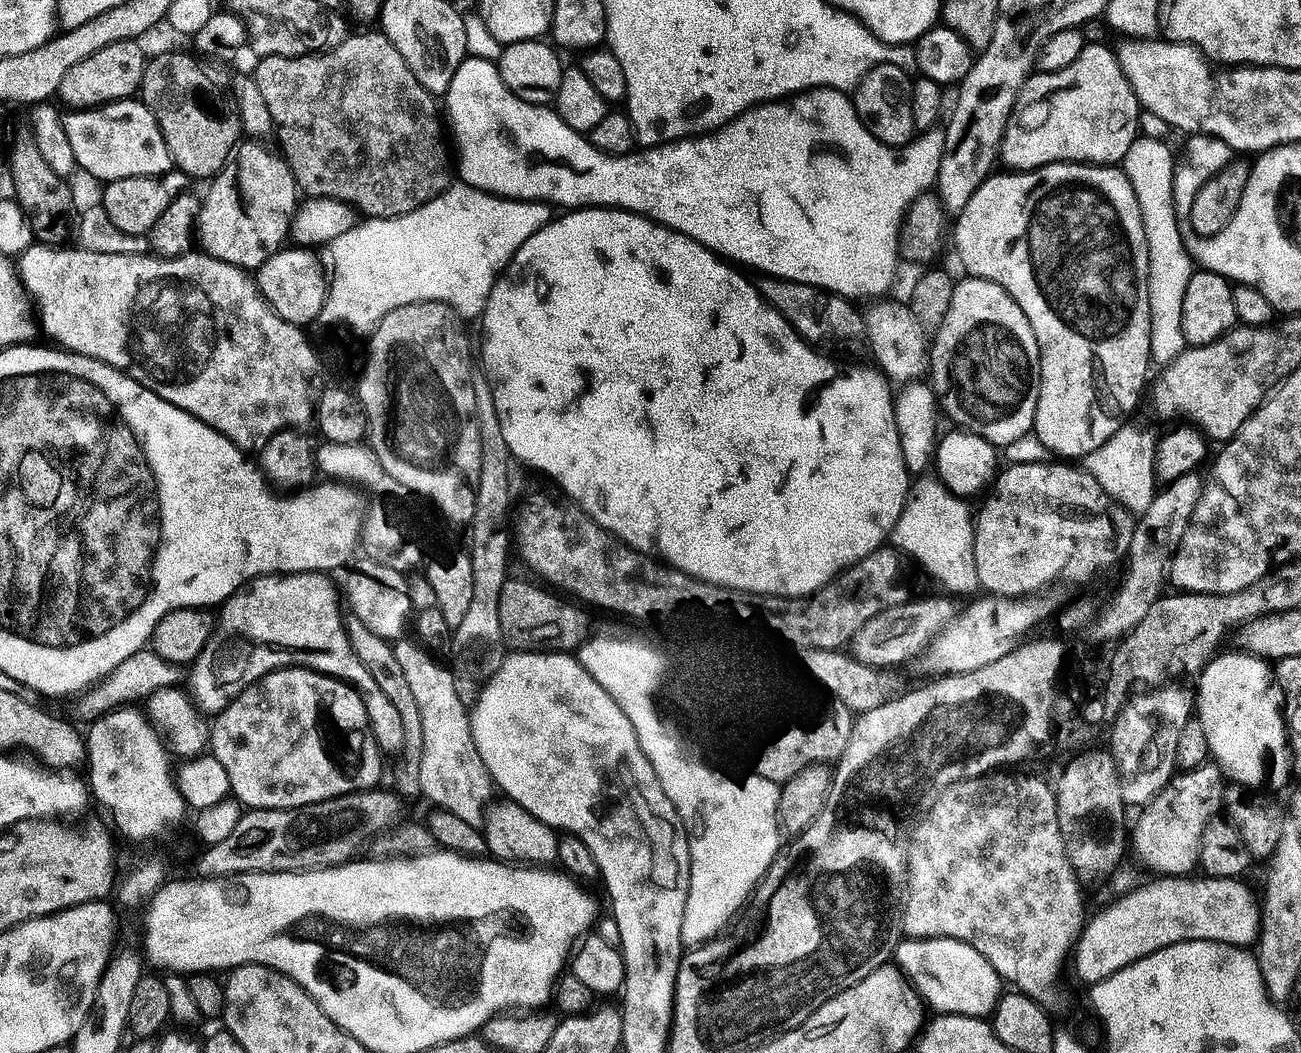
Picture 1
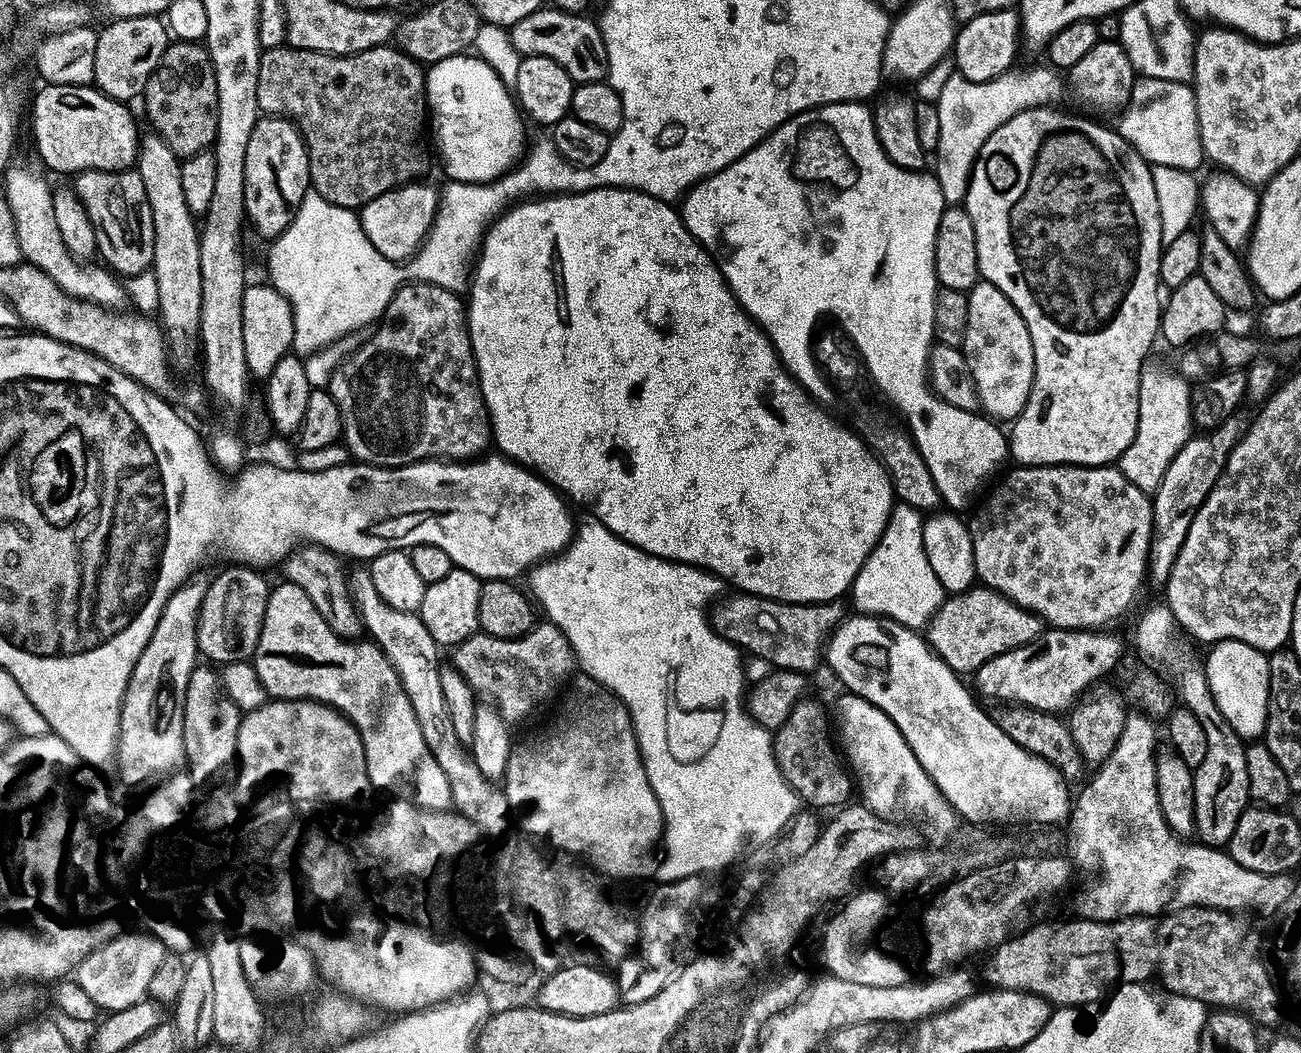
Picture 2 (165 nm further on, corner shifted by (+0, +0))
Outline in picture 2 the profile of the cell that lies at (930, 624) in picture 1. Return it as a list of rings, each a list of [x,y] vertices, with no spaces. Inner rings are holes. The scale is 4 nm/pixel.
[[[973,587],[957,600],[960,600],[957,604],[945,603],[926,632],[932,651],[957,674],[976,674],[992,659],[1033,643],[1046,631],[1045,621],[1036,613],[1007,600],[1001,592],[994,592],[991,588]]]

